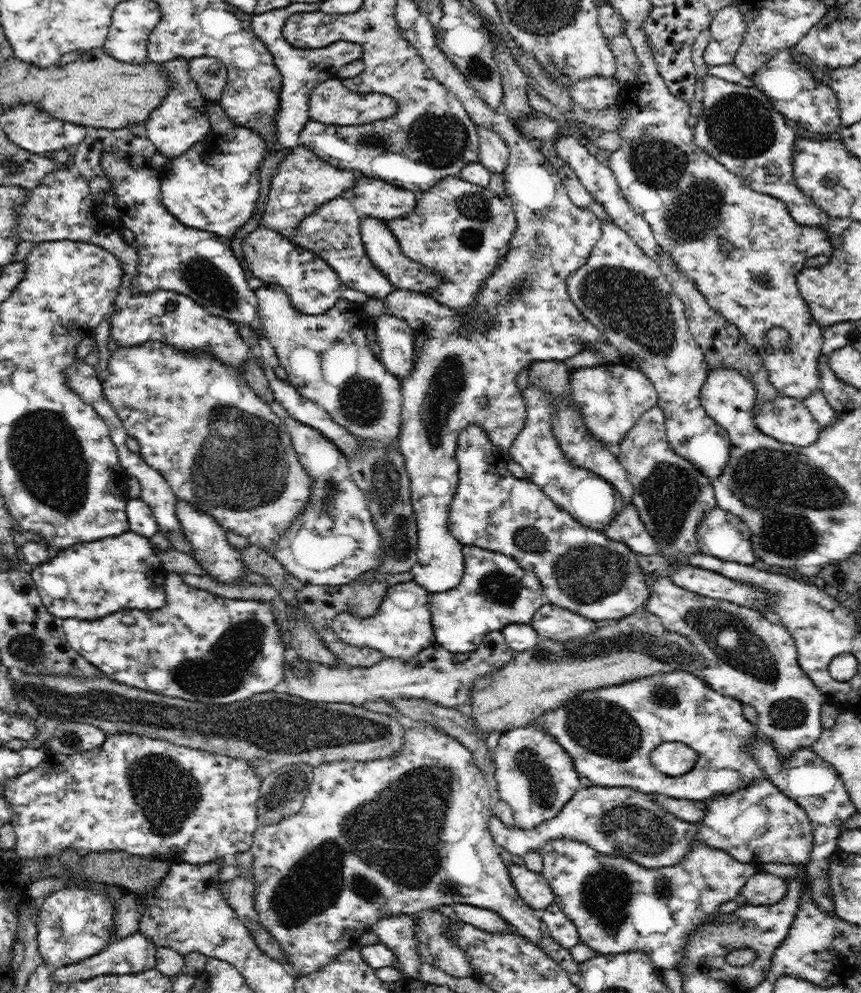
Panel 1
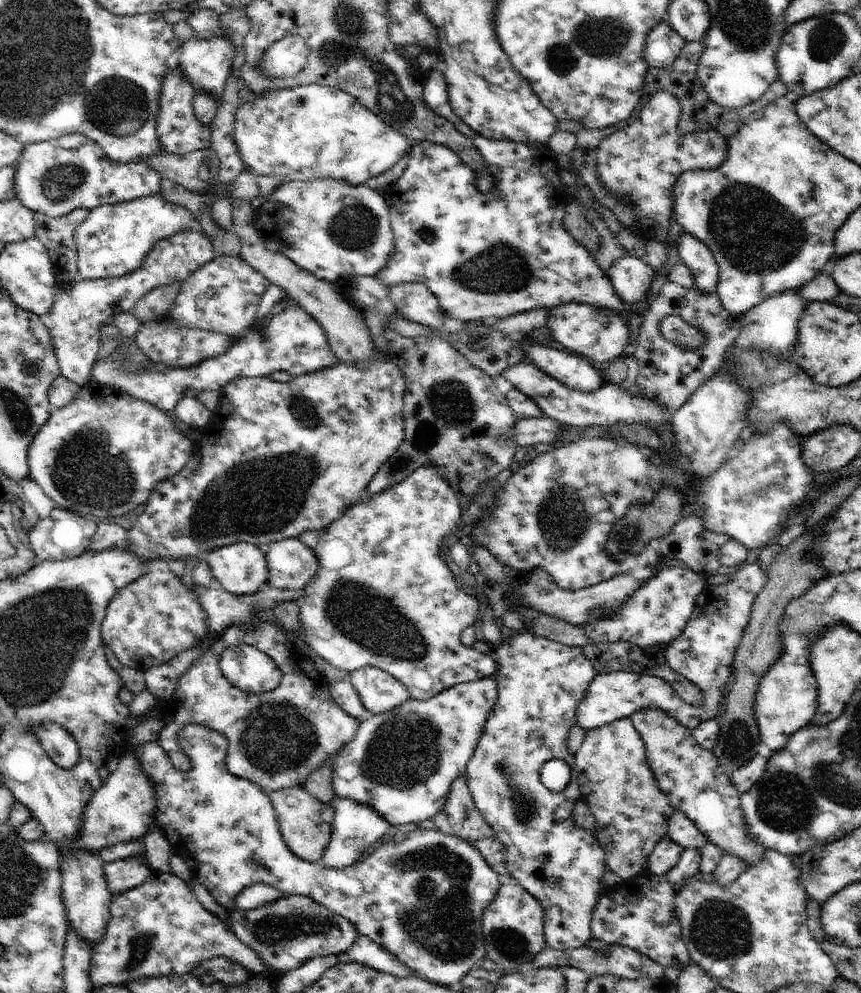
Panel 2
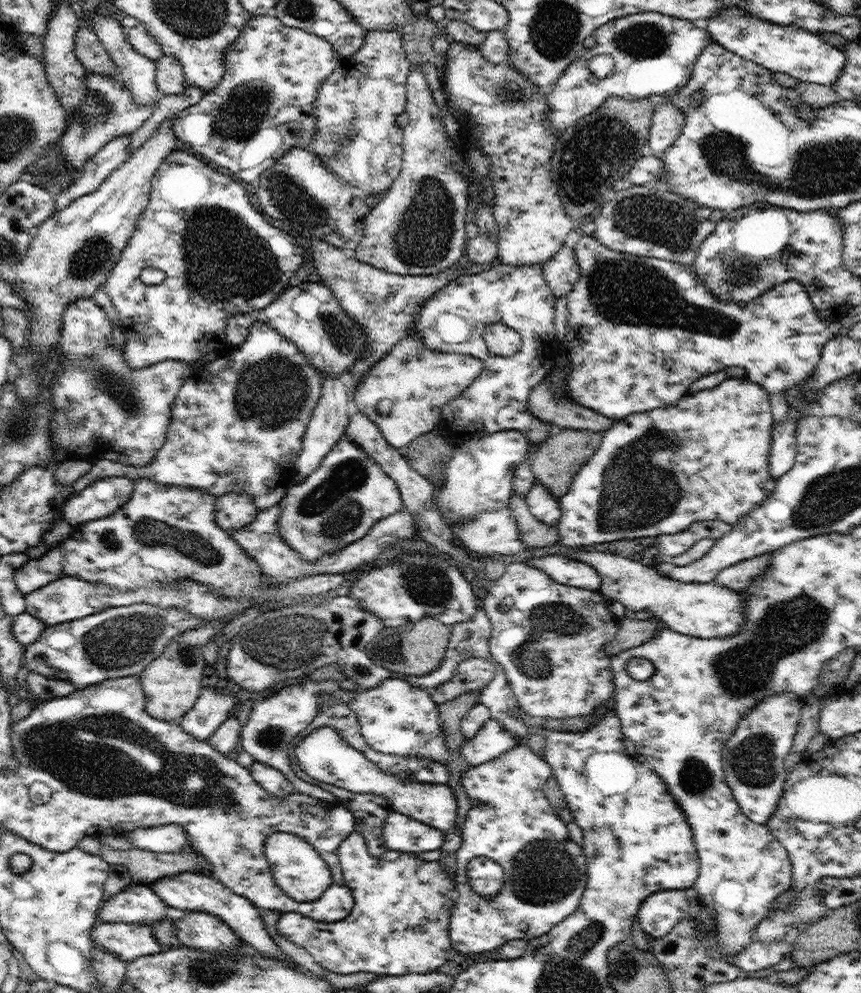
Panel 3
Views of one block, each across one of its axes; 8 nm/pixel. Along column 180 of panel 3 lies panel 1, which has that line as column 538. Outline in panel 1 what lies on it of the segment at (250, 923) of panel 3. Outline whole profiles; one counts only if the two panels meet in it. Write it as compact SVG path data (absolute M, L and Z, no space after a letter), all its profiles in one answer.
M515 863L508 866L508 870L518 895L533 910L546 911L555 903L552 887L550 887L550 883L546 881L541 872L532 872L525 865L517 865Z

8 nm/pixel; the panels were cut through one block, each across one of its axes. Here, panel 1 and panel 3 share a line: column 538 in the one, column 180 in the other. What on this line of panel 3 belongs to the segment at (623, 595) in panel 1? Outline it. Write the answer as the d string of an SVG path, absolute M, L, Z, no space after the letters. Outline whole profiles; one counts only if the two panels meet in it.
M139 478L138 480L134 480L134 482L134 492L130 495L130 500L126 504L123 504L123 506L114 512L114 514L111 514L106 518L92 520L72 527L71 534L68 535L59 545L50 548L40 558L29 559L29 562L24 565L24 567L16 568L15 583L20 589L20 592L23 592L26 595L50 584L51 582L54 582L55 580L58 580L59 578L62 578L63 576L77 576L86 582L101 582L102 584L111 586L116 590L138 590L139 588L152 590L152 588L162 588L166 583L175 583L179 578L191 578L192 580L208 584L213 592L218 592L221 596L227 596L227 598L233 598L233 596L235 596L235 598L245 598L246 600L251 600L251 602L260 606L264 601L270 602L270 600L286 602L300 598L303 599L304 597L313 599L314 597L317 597L318 594L326 594L328 590L336 590L336 588L340 588L342 584L345 584L346 577L349 576L349 574L346 573L307 576L282 587L281 591L277 595L269 595L269 586L263 581L263 573L262 570L260 570L260 566L256 564L256 560L254 560L240 546L240 544L231 537L230 533L226 533L225 530L222 530L219 527L219 524L216 524L215 504L217 498L213 494L209 494L209 492L201 490L201 488L192 488L191 486L168 486L167 484L159 484L159 482L154 482L149 478Z

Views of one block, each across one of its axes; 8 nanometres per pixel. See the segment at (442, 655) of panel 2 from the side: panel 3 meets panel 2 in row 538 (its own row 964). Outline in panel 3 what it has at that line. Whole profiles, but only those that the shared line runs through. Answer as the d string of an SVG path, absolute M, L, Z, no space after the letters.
M354 831L341 842L337 852L344 883L354 897L352 913L332 923L314 920L308 915L300 915L300 912L281 913L276 922L277 931L286 940L308 950L314 960L330 972L373 972L376 975L400 976L436 971L458 954L449 939L449 919L455 904L454 873L450 875L445 871L439 860L428 862L413 852L388 849L382 856L372 856L365 843L366 840Z

